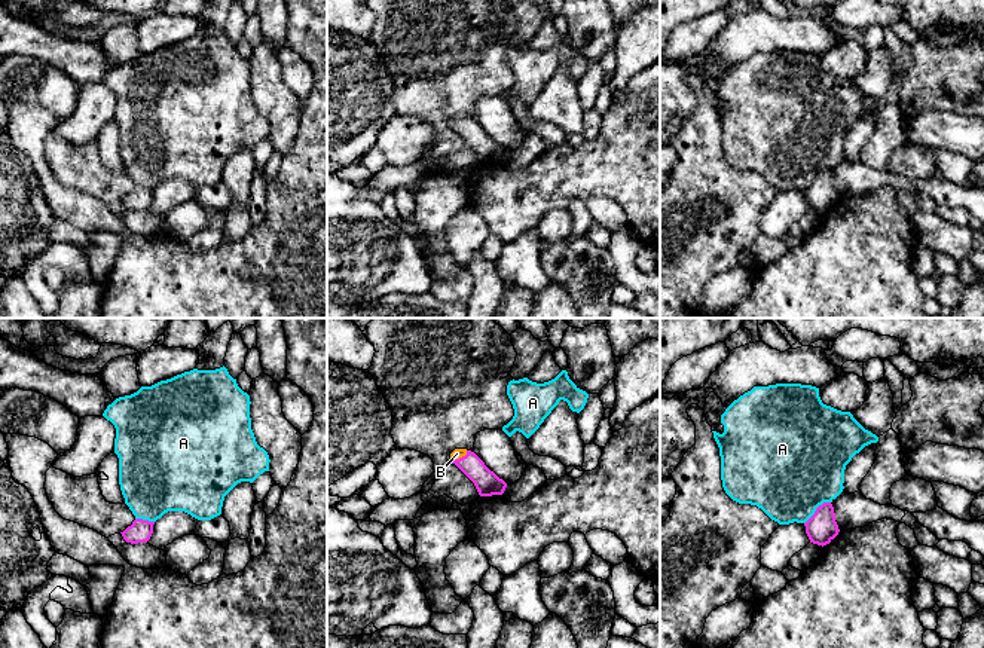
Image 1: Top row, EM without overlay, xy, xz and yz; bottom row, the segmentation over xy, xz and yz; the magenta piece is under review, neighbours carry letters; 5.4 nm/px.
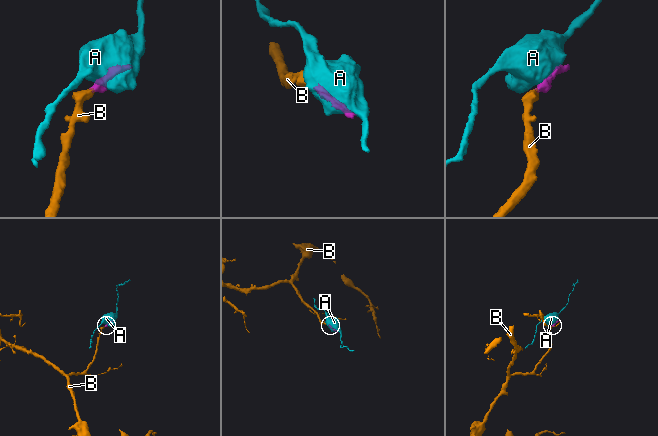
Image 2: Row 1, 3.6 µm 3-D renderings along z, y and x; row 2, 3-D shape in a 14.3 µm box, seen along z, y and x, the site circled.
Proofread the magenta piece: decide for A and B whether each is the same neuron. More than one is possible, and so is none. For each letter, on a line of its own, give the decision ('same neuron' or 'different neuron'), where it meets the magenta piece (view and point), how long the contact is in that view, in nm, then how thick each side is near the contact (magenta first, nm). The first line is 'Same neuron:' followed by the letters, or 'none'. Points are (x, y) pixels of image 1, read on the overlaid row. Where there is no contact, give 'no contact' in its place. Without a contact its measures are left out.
Same neuron: B
A: different neuron; meets magenta in yz at (816, 510); contact 190 nm long; 170 nm thick on the magenta side, 480 nm on the other
B: same neuron; meets magenta in xz at (460, 458); contact 100 nm long; 140 nm thick on the magenta side, 60 nm on the other

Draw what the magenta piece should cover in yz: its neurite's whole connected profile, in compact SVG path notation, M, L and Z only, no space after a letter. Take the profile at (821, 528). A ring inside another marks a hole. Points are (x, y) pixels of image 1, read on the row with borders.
M823 502L804 523L810 542L818 545L829 544L840 532L831 502Z

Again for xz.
M455 449L450 453L455 464L476 486L480 496L502 495L507 483L491 471L471 450Z

